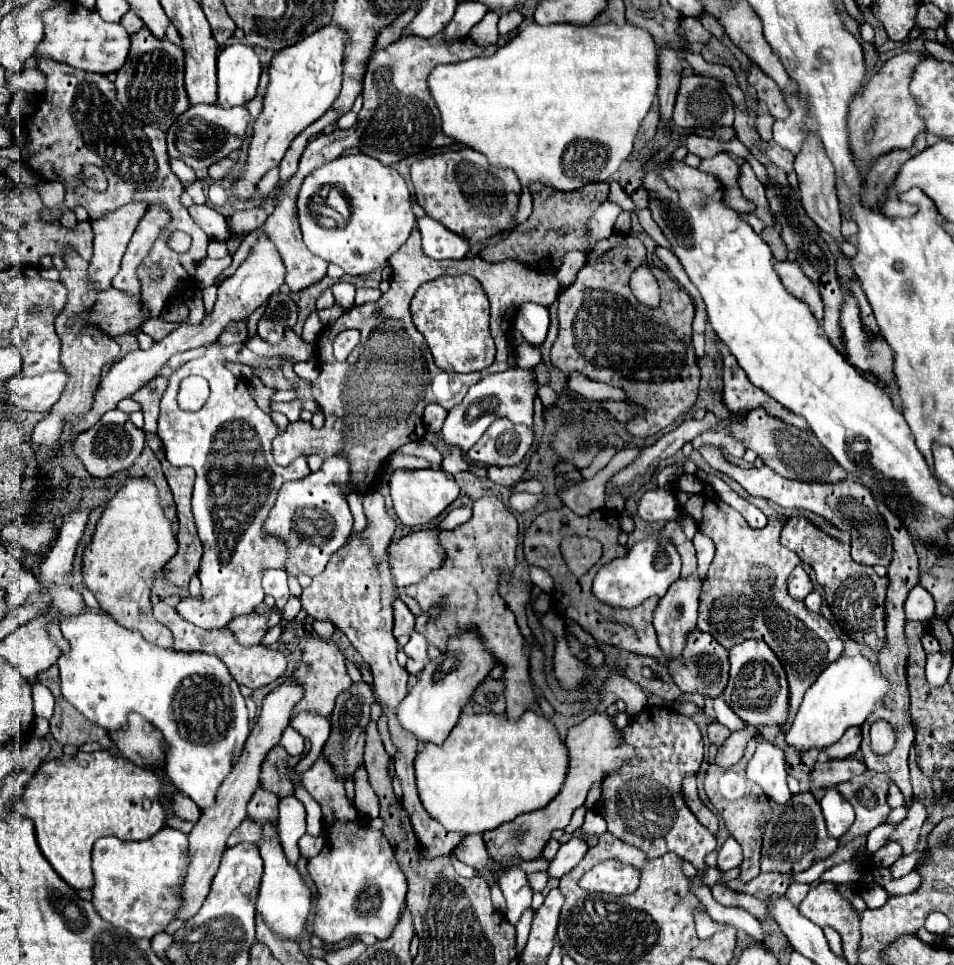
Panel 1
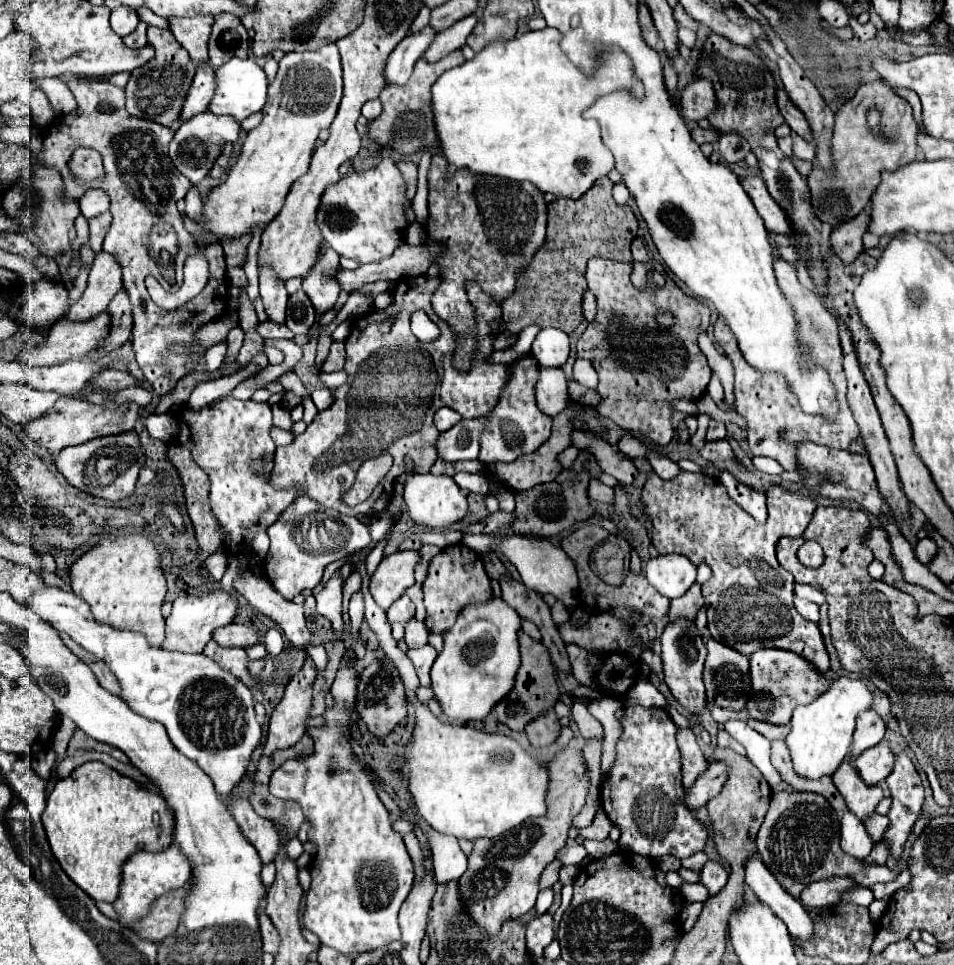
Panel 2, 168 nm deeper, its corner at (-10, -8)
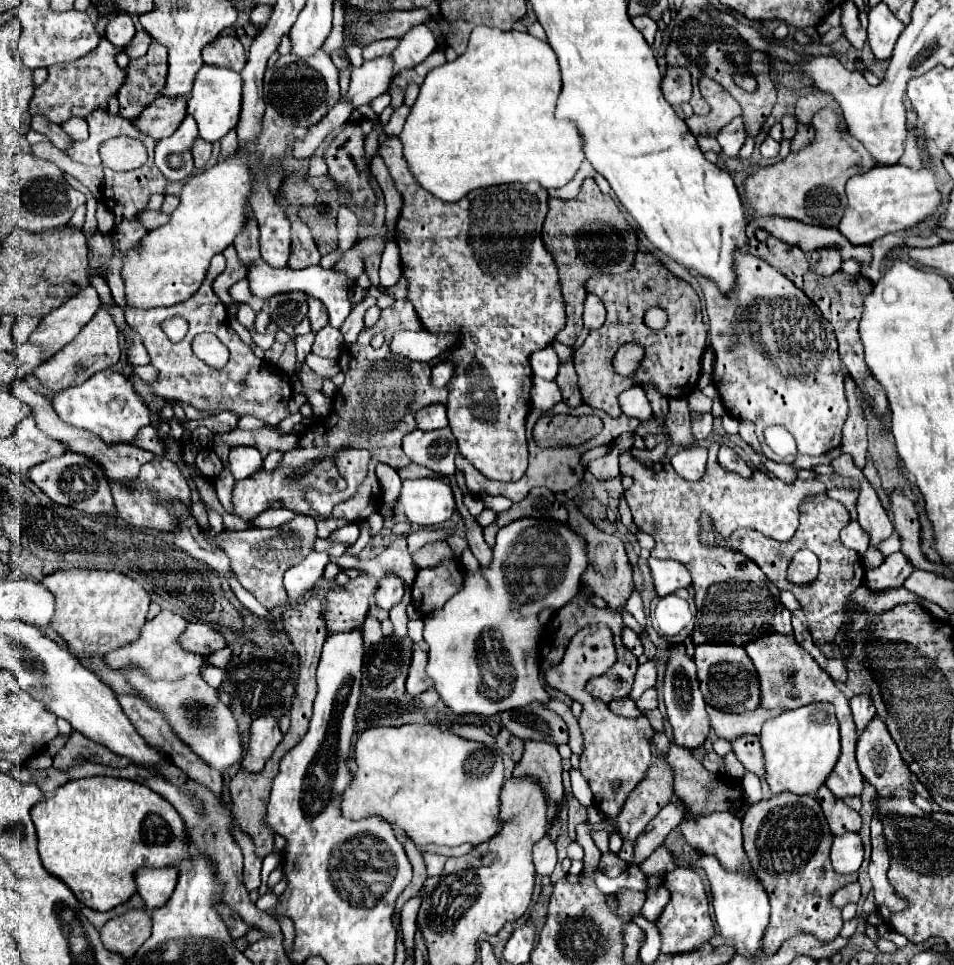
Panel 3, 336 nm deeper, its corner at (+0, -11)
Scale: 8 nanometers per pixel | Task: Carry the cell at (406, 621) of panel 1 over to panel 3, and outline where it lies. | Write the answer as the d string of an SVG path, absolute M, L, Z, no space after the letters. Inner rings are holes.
M397 575L381 577L379 585L377 585L377 593L375 593L377 605L383 607L385 611L389 611L395 603L401 601L403 589L405 589L405 583L403 583L401 577L397 577Z

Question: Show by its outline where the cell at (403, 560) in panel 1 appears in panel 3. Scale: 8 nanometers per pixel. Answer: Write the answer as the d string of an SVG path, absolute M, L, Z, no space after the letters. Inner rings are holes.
M369 575L349 579L347 585L333 585L325 597L325 609L321 613L325 633L349 631L363 625L369 607L375 603L377 581Z

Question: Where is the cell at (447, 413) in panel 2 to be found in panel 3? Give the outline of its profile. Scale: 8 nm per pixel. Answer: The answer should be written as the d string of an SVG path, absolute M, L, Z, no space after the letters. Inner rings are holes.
M433 403L433 405L421 407L415 413L415 423L417 423L417 429L421 429L421 431L433 431L433 429L447 427L445 405L443 403Z

